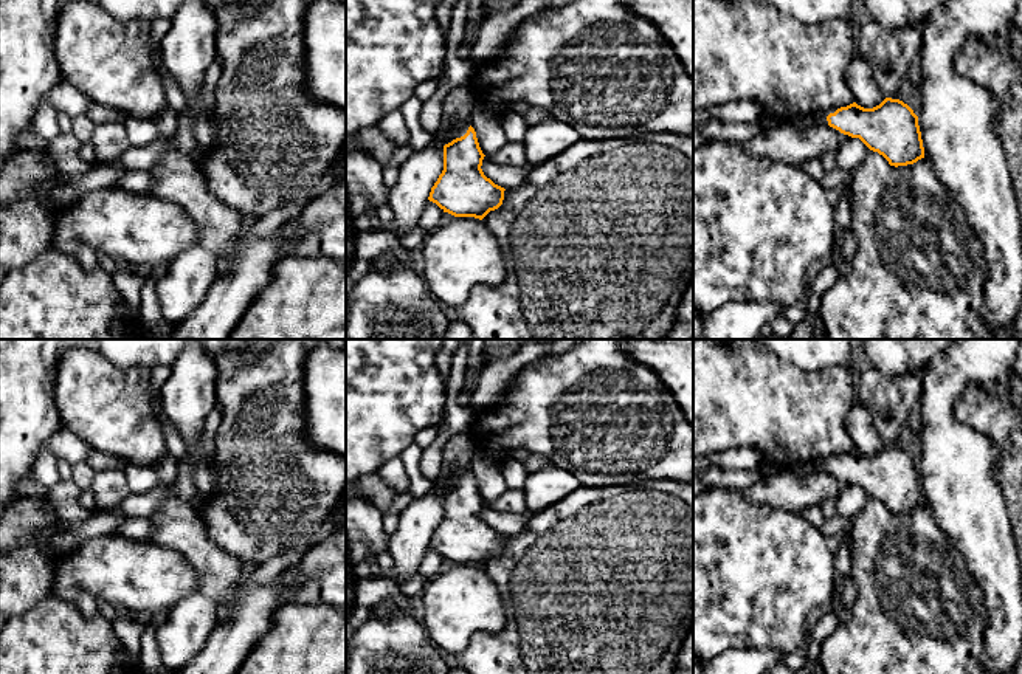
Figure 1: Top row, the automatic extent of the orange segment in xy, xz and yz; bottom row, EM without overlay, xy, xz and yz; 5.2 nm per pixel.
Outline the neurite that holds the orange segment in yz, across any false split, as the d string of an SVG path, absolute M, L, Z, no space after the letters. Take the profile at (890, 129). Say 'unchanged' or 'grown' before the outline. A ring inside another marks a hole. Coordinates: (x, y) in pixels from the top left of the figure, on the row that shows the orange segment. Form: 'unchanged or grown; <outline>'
grown; M886 98L873 108L853 102L837 110L794 118L791 124L800 130L828 124L844 135L859 138L895 167L924 158L918 116L899 99Z

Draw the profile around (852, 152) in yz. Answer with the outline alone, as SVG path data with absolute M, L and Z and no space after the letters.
M844 136L841 147L836 150L836 167L845 172L855 170L868 155L870 149L859 139Z

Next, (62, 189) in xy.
M96 164L84 174L54 177L43 183L36 195L47 205L70 206L91 191L116 184L127 172L119 164Z

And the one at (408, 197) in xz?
M456 124L445 135L433 135L431 143L414 152L400 167L397 183L389 189L388 205L394 211L392 231L400 237L419 225L430 192L444 170L444 146L456 139Z

